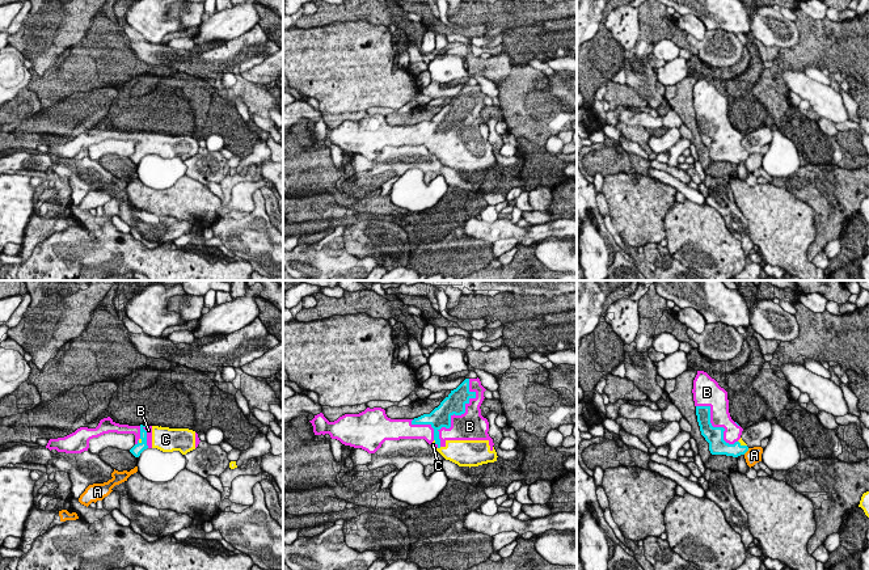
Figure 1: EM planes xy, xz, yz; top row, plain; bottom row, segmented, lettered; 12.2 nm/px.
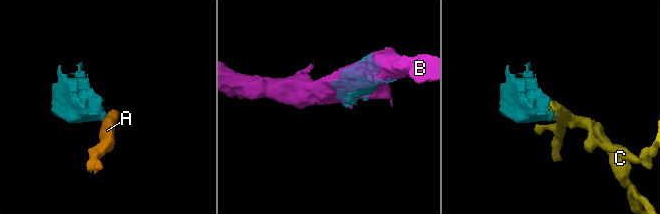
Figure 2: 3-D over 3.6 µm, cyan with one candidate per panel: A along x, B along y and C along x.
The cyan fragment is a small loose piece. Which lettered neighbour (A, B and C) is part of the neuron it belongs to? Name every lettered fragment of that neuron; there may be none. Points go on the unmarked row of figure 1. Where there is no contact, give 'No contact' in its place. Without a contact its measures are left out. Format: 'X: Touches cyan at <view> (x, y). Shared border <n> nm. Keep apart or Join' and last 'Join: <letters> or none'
A: Touches cyan at yz (746, 157). Shared border 110 nm. Keep apart
B: Touches cyan at xz (456, 121). Shared border 950 nm. Join
C: Touches cyan at yz (742, 152). Shared border 130 nm. Join
Join: B, C

